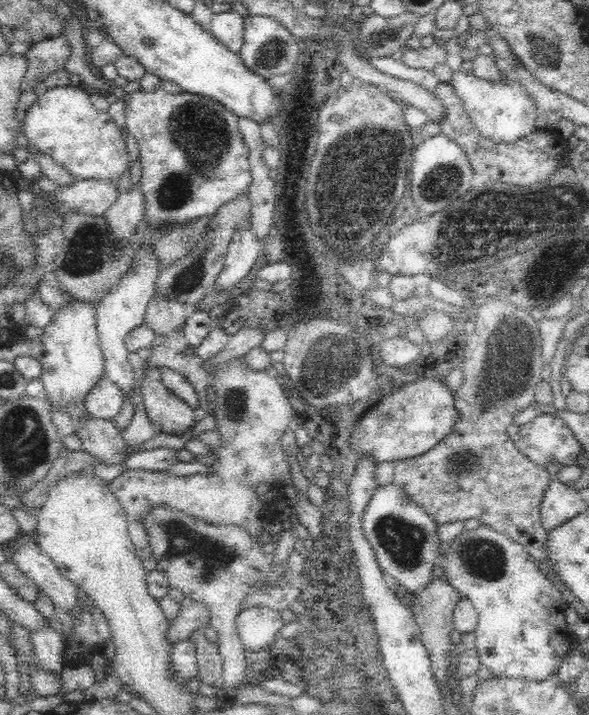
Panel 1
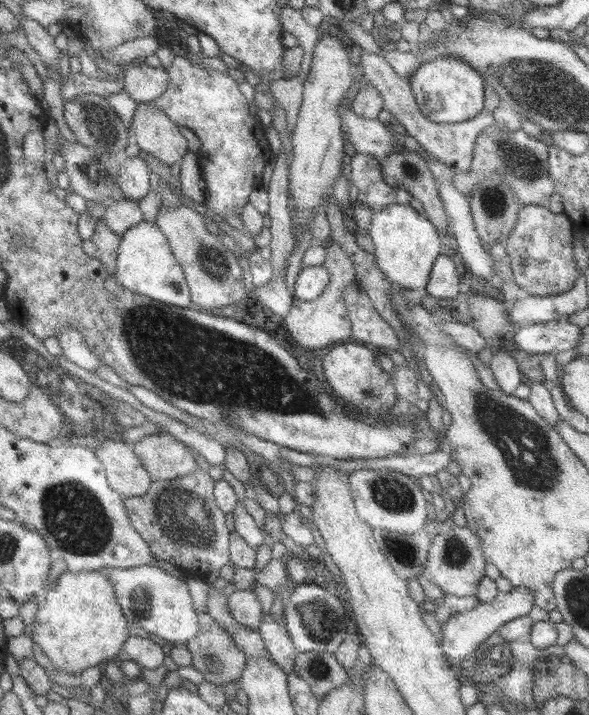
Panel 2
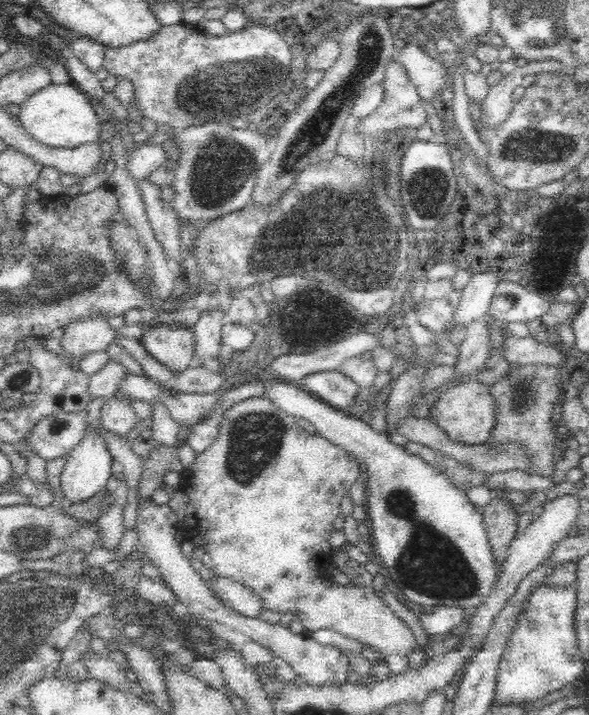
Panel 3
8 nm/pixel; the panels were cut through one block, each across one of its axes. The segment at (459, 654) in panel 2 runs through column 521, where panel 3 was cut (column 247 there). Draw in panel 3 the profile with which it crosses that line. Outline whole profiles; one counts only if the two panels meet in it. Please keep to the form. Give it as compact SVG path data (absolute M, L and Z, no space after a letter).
M214 576L208 582L214 594L234 612L248 618L258 618L265 610L260 597L252 589L225 576Z

